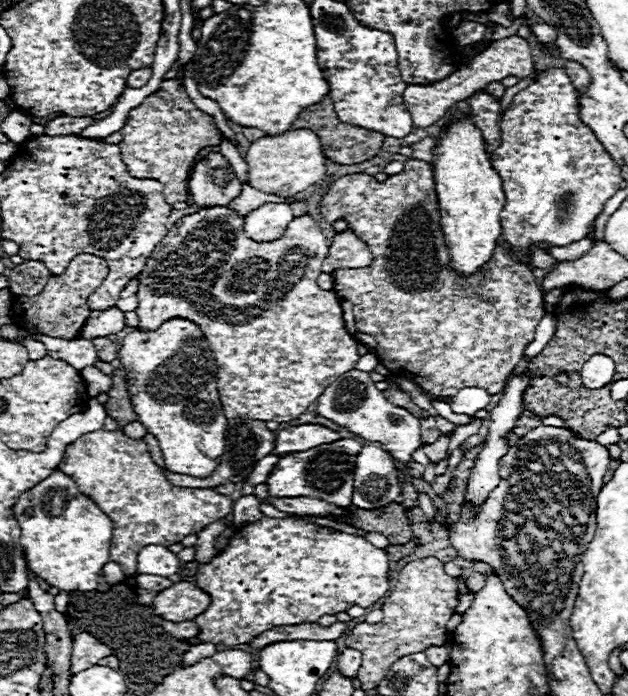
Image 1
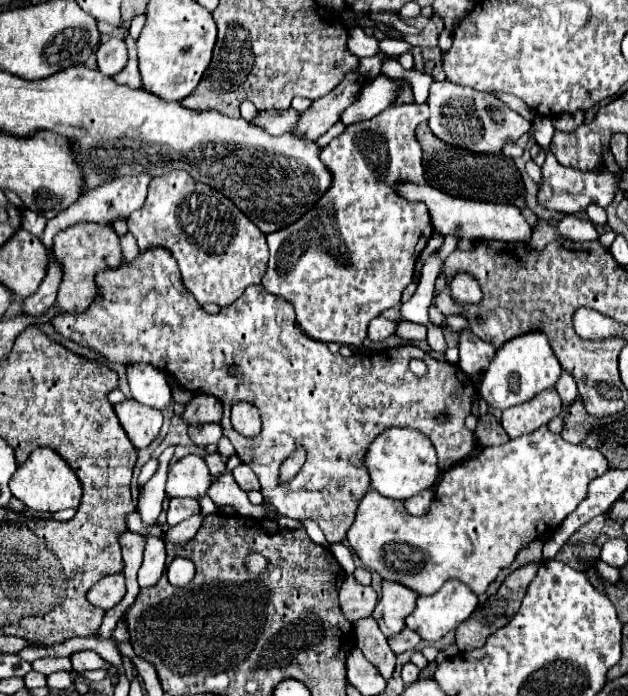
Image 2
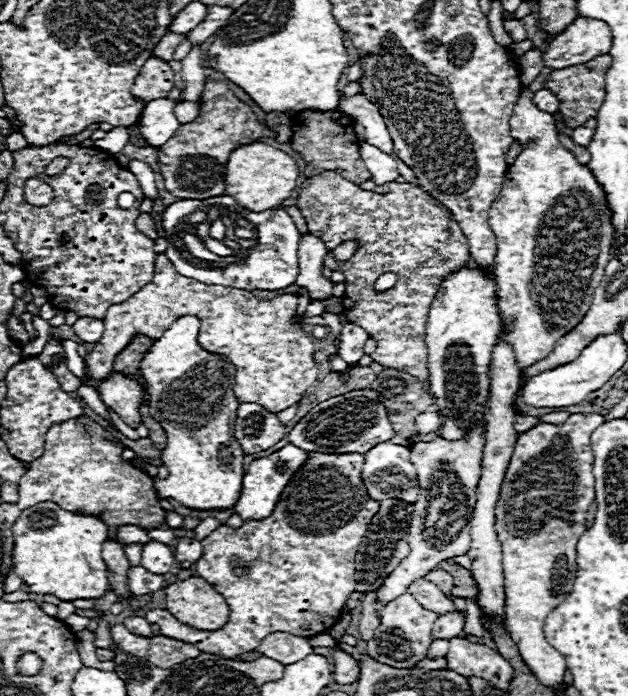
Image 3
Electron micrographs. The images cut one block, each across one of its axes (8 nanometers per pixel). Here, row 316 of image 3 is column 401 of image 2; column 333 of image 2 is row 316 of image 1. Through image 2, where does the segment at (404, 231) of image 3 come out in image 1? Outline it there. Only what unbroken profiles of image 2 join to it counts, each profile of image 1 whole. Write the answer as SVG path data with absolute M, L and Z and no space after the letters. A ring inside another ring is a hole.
M408 160L404 162L404 170L396 176L388 176L386 182L376 182L374 176L342 176L324 194L320 214L328 222L346 216L350 220L348 226L370 246L372 254L376 254L370 268L338 268L332 272L332 278L334 292L354 306L356 328L378 340L374 352L380 364L396 376L424 388L430 398L450 398L468 386L484 388L488 394L502 392L510 372L522 360L524 348L534 340L534 330L544 316L544 296L532 268L520 262L518 256L504 252L500 244L492 260L488 260L476 276L462 276L452 268L444 230L440 226L434 172L428 162Z

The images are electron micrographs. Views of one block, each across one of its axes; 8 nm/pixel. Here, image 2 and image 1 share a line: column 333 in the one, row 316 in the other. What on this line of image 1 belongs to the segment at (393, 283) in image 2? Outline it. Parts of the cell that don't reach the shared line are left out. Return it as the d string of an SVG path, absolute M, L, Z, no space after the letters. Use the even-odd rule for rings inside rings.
M220 206L202 208L196 214L180 218L170 228L140 272L138 326L156 330L164 320L176 316L200 324L218 362L218 394L224 416L264 422L274 420L280 424L292 422L308 410L328 384L352 370L360 358L356 352L358 340L350 336L344 326L340 298L334 292L320 290L316 284L326 256L326 236L310 214L294 218L280 240L256 242L244 236L244 216Z

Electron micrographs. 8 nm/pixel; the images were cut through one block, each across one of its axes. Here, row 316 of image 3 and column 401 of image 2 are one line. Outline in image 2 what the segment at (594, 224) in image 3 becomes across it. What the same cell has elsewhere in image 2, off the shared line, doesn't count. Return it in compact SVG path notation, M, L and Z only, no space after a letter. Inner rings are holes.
M544 426L506 444L484 446L476 456L448 468L436 484L430 512L422 518L412 518L400 500L368 490L358 504L346 540L368 570L378 572L384 580L400 582L416 590L416 594L434 594L450 578L458 578L476 594L484 594L498 572L508 568L524 546L562 526L566 516L586 498L590 480L602 476L606 470L608 460L598 450L570 444Z

